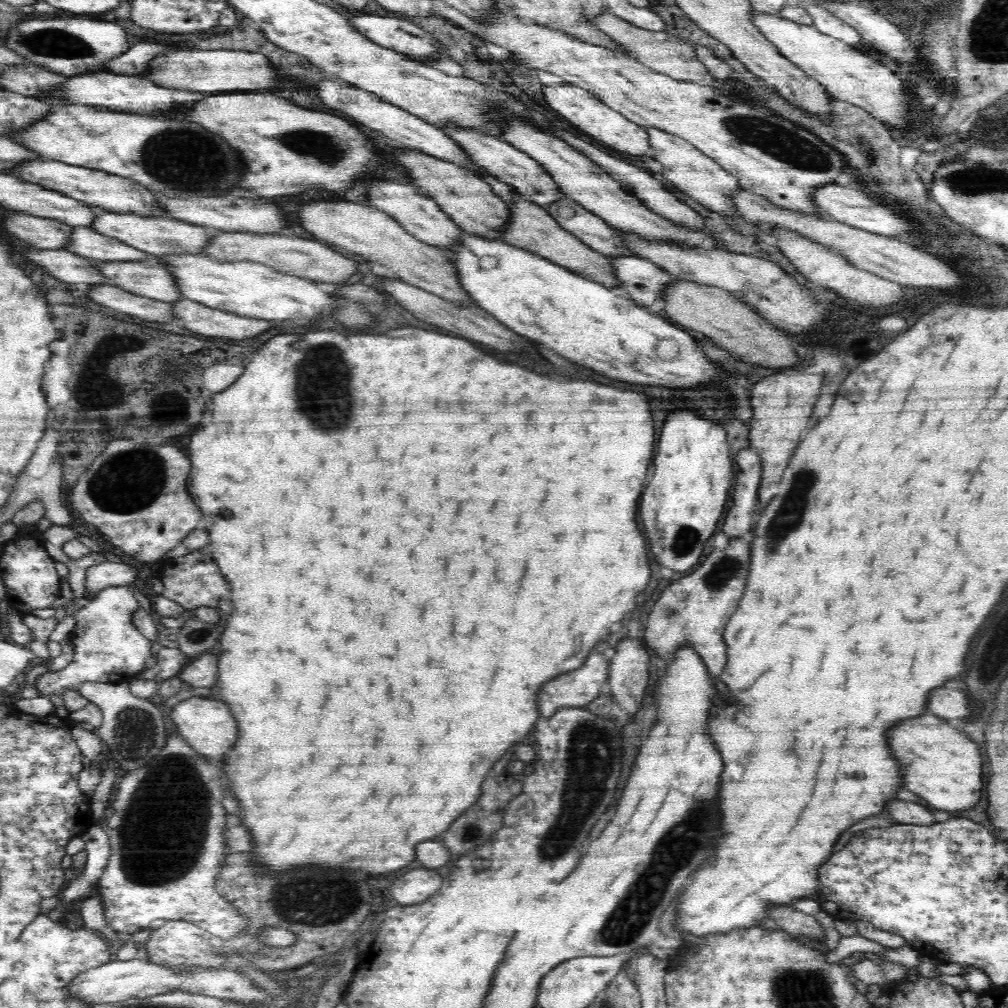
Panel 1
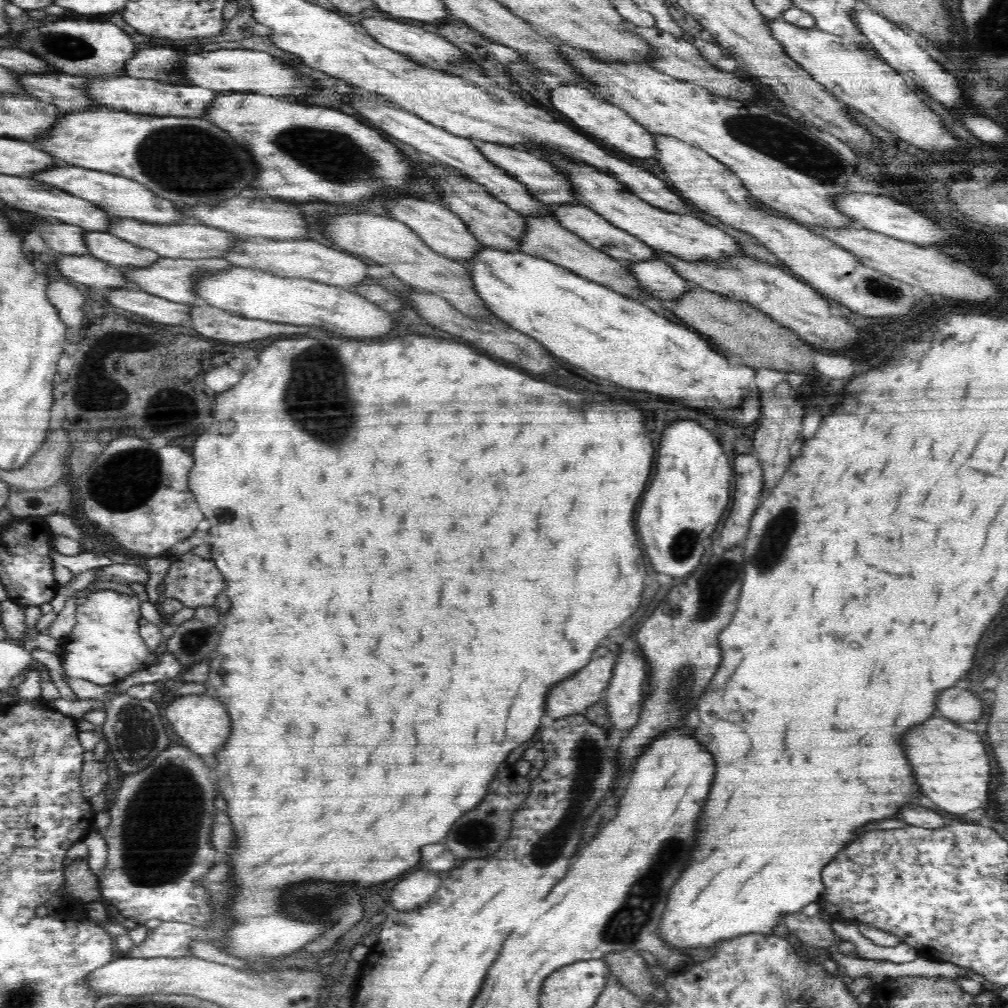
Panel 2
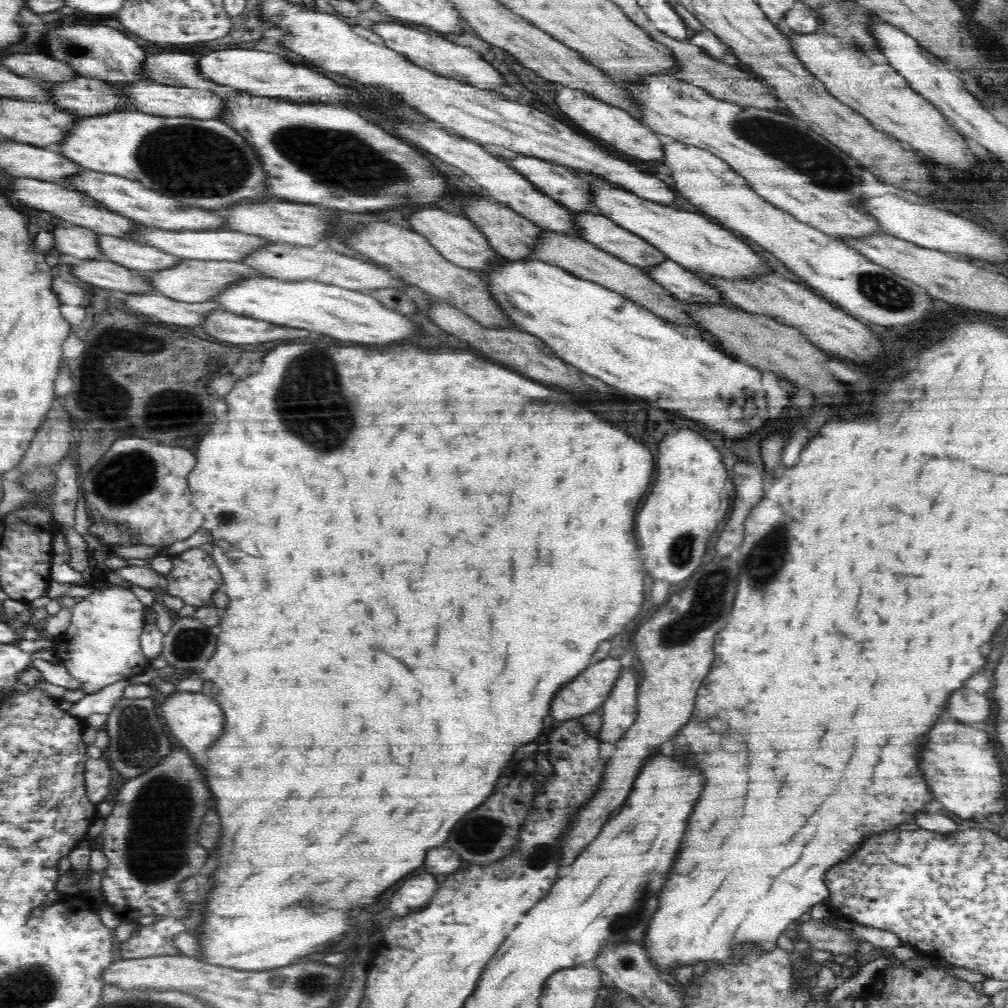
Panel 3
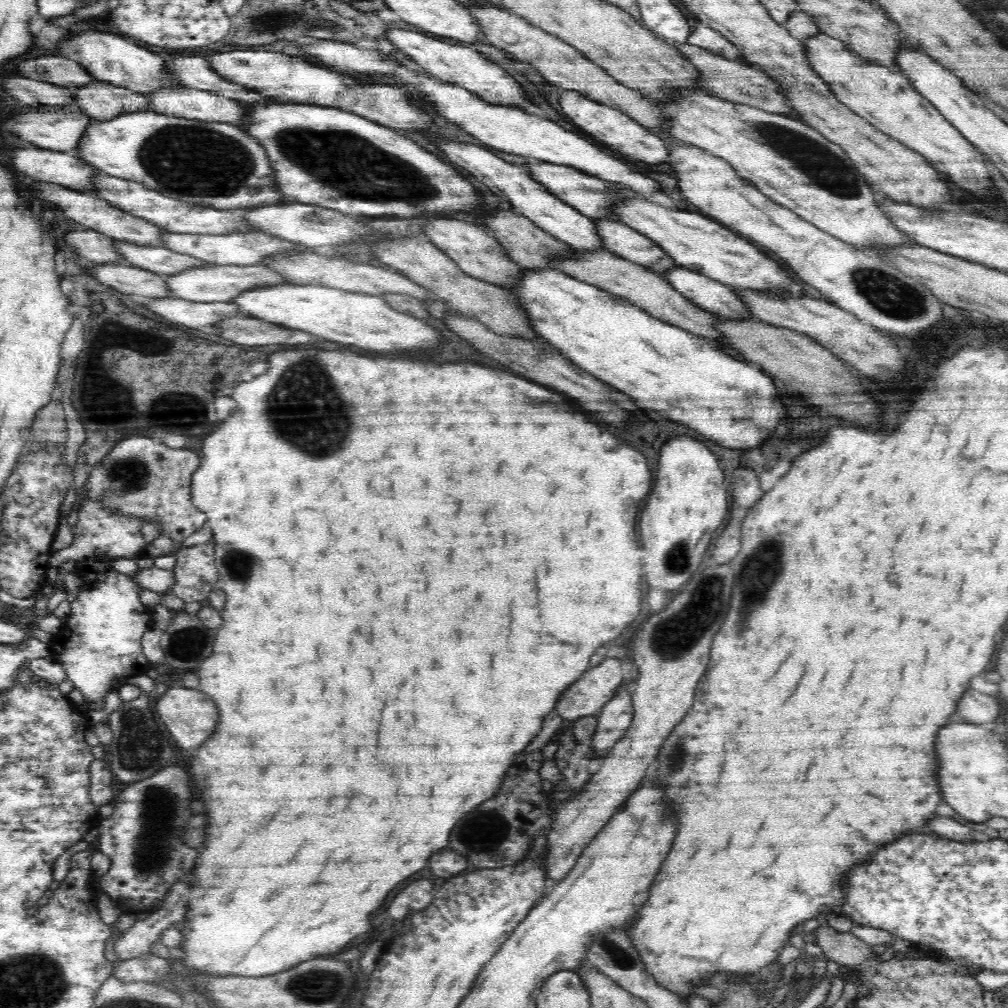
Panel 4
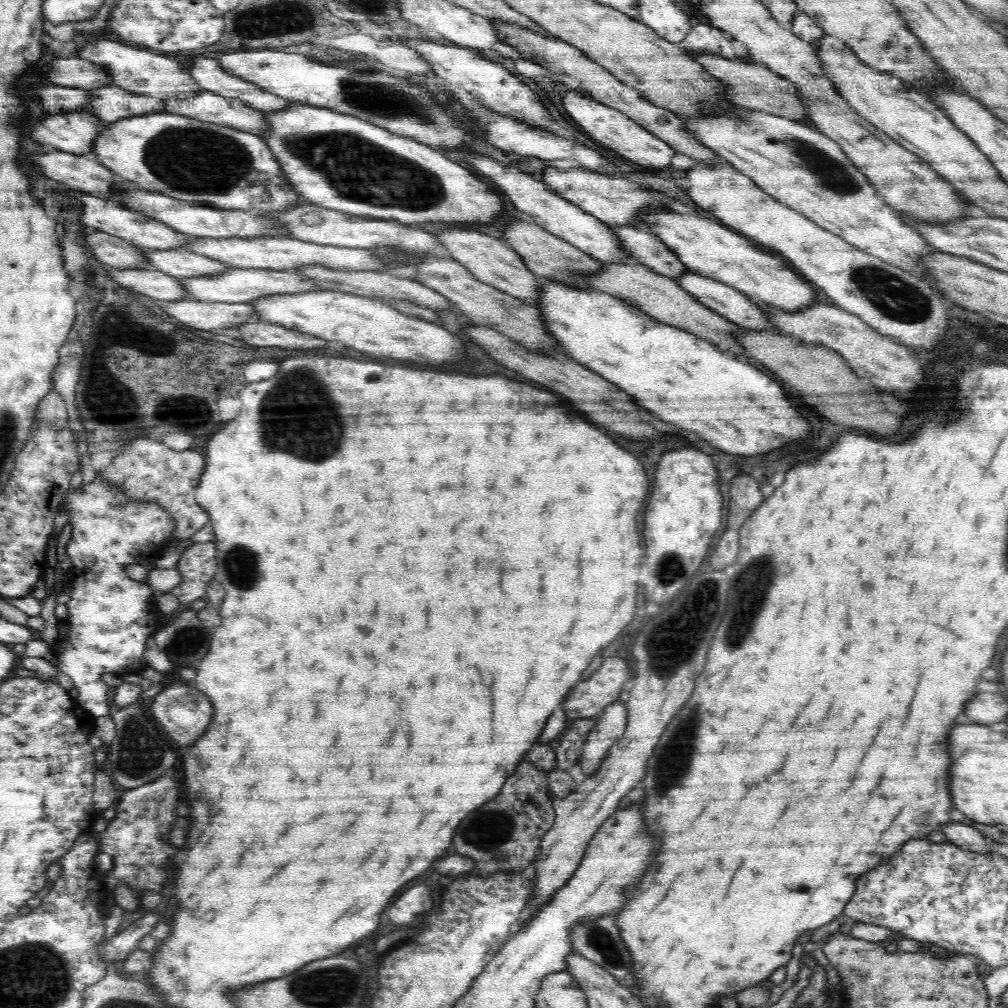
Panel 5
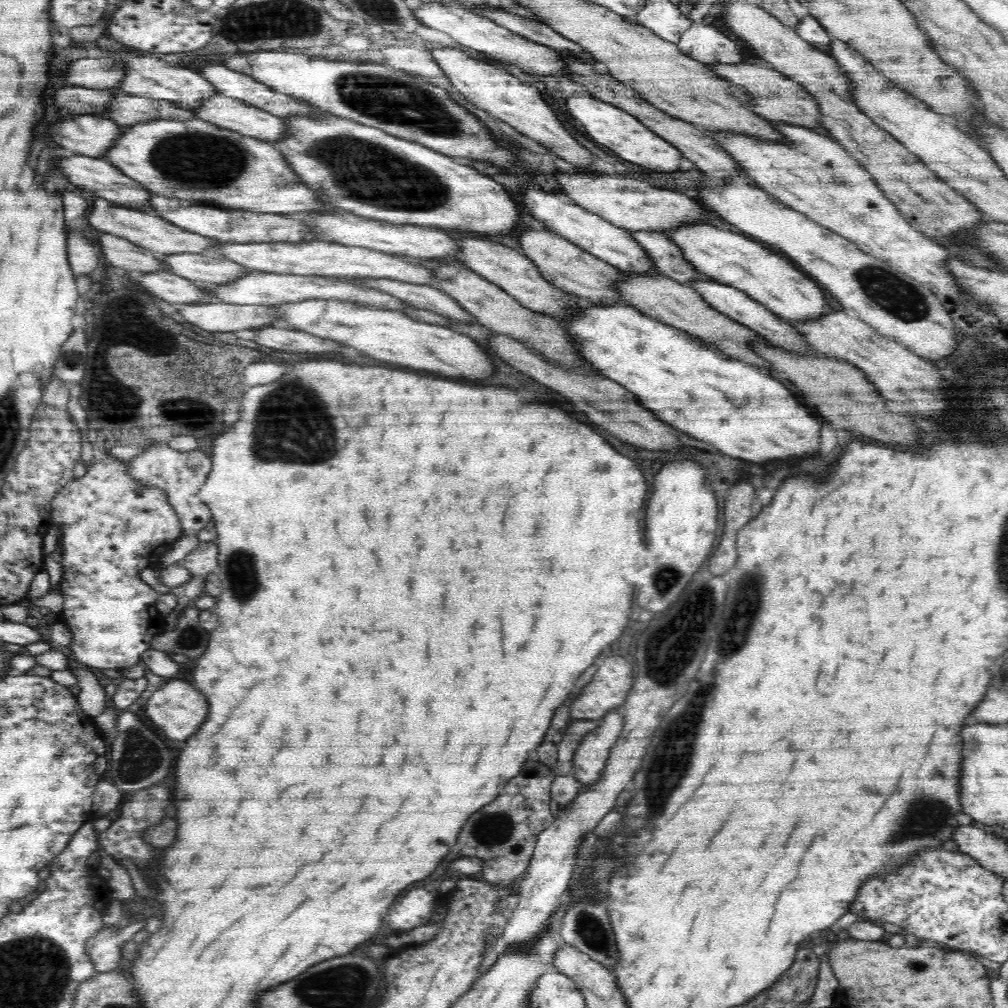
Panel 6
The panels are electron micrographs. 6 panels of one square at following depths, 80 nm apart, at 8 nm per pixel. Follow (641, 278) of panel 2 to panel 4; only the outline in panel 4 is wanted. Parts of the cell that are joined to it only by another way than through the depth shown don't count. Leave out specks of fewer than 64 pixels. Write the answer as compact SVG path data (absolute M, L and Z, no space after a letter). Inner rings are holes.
M674 265L661 276L699 308L721 318L752 319L751 312L739 299L735 289L703 274Z

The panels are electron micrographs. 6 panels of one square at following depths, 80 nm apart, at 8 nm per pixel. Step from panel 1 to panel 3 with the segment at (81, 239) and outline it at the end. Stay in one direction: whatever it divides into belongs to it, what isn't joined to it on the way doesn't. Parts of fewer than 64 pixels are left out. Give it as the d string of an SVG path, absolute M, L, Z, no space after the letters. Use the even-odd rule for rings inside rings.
M98 235L102 258L130 269L157 271L170 268L184 258L164 252L155 246L137 243L122 237Z

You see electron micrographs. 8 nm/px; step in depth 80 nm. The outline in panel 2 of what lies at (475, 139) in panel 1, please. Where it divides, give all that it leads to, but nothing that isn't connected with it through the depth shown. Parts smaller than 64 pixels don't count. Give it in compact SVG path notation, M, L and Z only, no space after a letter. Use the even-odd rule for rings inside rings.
M479 141L479 151L485 156L486 160L490 160L498 168L501 168L508 176L519 180L538 202L542 204L551 203L578 203L573 196L573 188L569 183L569 178L557 166L546 162L542 156L538 156L534 152L526 152L524 148L516 148L510 145L500 143L489 143Z

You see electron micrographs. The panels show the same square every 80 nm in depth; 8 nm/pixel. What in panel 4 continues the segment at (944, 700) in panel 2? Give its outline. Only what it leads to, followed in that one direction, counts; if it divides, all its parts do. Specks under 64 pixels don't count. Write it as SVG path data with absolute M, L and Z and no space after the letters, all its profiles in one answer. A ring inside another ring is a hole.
M968 690L958 700L958 708L948 720L982 724L982 722L992 722L998 714L1000 714L1000 704L994 694L980 694L976 690Z

